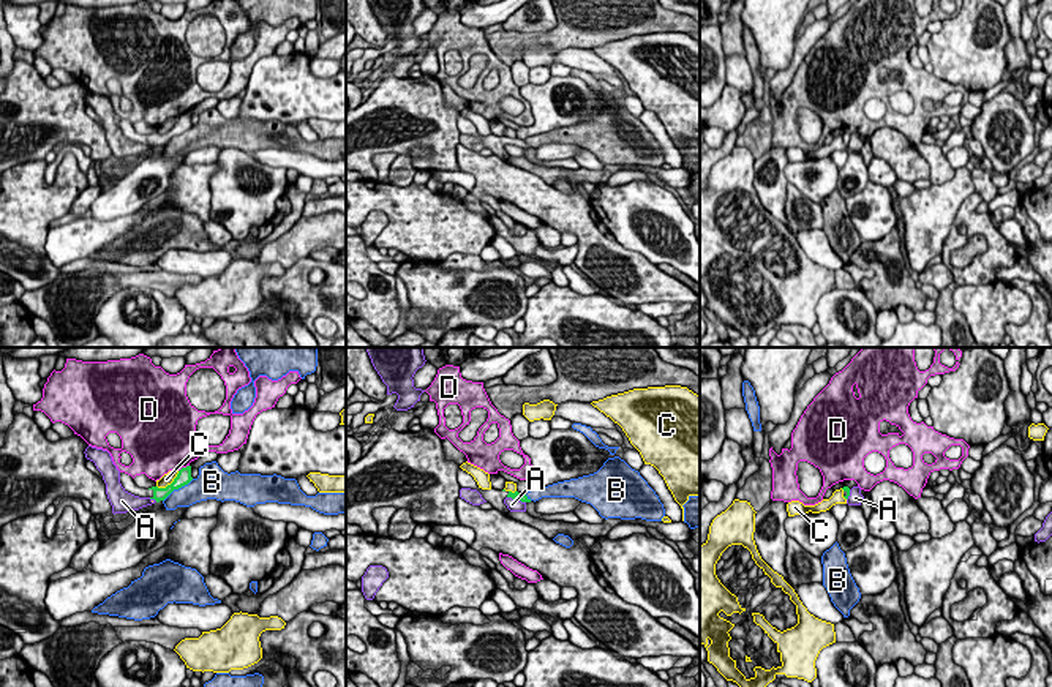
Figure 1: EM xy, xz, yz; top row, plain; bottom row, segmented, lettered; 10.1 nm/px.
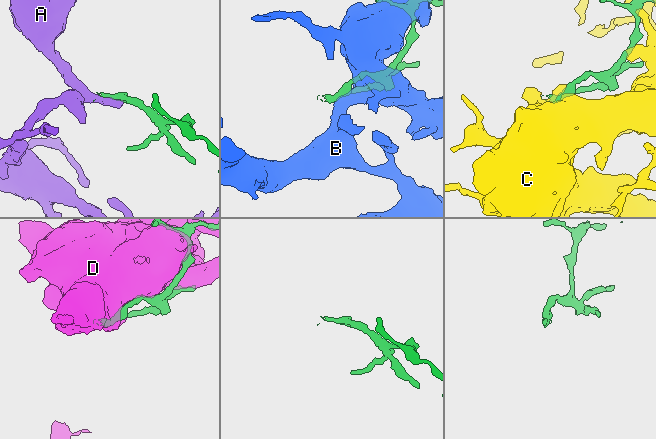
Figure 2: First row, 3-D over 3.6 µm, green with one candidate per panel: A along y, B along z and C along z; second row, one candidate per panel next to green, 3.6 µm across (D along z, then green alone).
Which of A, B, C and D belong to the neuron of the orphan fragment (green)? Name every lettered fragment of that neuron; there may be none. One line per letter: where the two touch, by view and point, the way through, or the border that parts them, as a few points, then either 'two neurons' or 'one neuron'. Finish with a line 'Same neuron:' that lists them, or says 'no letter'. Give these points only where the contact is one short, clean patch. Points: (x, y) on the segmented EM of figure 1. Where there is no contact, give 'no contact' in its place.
A: meets green in xz at (517, 498); two neurons
B: meets green in xy at (177, 488); two neurons
C: meets green in xy at (171, 484); two neurons
D: meets green in xy at (184, 468); two neurons
Same neuron: no letter

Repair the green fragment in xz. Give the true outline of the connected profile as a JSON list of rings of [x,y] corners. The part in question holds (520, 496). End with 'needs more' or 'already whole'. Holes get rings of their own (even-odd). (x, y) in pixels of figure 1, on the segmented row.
[[[461,467],[458,469],[458,483],[461,488],[477,490],[482,494],[482,497],[493,505],[493,509],[505,515],[510,512],[507,505],[504,504],[505,497],[518,499],[521,502],[531,502],[531,499],[524,493],[501,491],[494,488],[482,490],[474,480],[474,477],[468,474],[466,471],[463,471]]] | needs more

